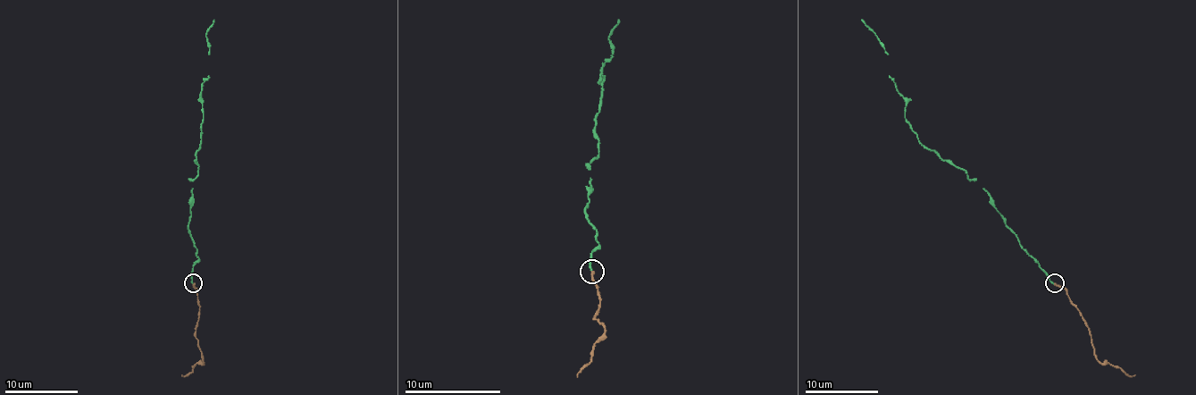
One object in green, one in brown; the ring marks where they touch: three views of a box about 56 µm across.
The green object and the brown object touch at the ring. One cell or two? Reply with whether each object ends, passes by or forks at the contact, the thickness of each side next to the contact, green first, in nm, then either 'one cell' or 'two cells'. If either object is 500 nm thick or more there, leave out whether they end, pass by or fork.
green ends | brown ends | 140/190 nm | one cell

